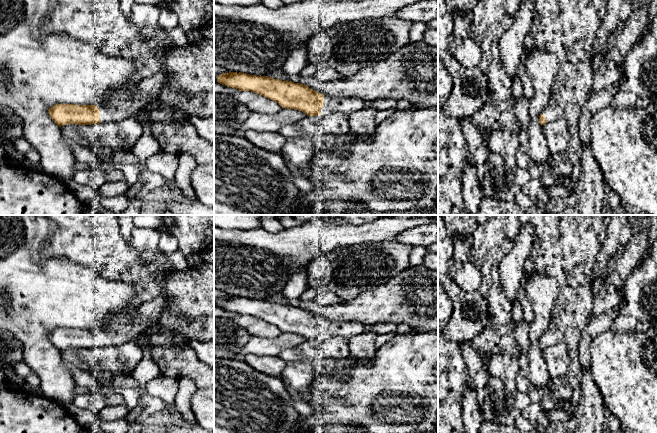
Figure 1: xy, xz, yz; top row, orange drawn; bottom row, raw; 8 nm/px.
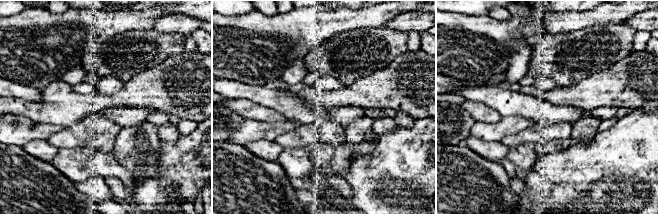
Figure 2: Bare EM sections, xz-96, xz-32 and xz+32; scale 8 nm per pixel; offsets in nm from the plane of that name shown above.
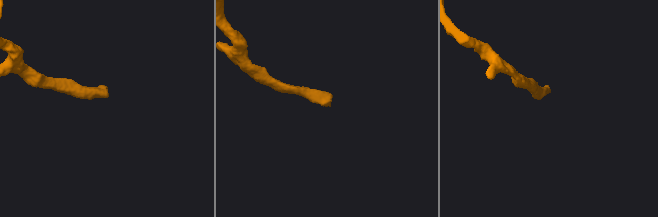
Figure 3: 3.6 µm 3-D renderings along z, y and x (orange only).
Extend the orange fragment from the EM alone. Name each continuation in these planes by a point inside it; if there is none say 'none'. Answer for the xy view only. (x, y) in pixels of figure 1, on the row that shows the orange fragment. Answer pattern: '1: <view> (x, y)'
1: xy (124, 103)

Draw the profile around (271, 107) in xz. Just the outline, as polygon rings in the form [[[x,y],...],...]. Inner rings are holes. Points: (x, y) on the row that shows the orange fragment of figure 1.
[[[239,91],[232,95],[238,102],[244,104],[250,111],[273,115],[282,107],[275,101],[251,91]]]

